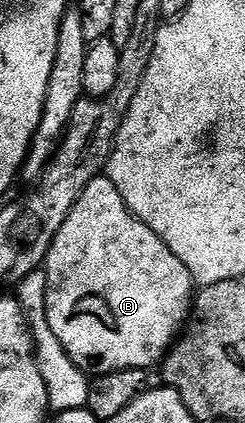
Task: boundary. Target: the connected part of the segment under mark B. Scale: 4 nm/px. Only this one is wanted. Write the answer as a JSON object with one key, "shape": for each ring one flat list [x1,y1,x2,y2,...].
{"shape":[[106,176,94,179,74,204,66,224,58,228,46,263,46,316,62,348,89,376,119,370,148,370,172,349,190,317,194,283,186,264,166,248,153,230,146,228,126,208,118,188]]}

